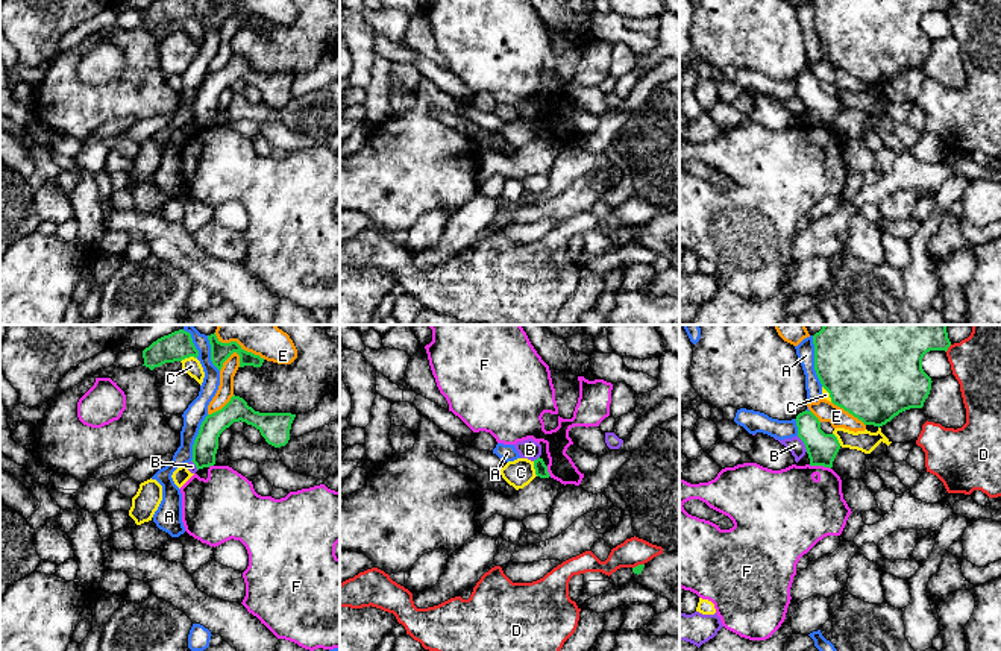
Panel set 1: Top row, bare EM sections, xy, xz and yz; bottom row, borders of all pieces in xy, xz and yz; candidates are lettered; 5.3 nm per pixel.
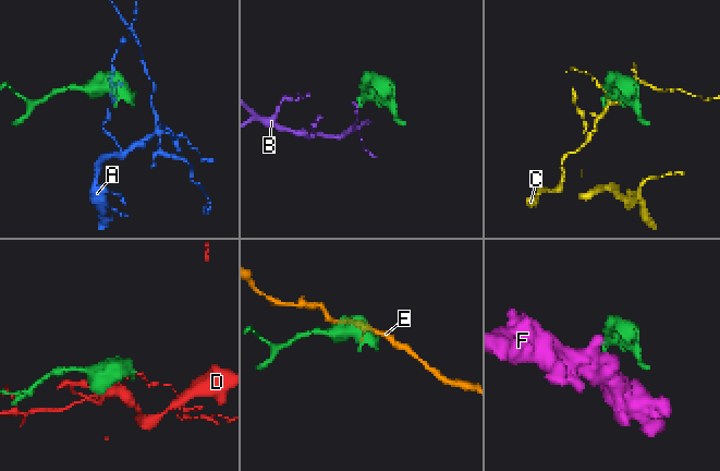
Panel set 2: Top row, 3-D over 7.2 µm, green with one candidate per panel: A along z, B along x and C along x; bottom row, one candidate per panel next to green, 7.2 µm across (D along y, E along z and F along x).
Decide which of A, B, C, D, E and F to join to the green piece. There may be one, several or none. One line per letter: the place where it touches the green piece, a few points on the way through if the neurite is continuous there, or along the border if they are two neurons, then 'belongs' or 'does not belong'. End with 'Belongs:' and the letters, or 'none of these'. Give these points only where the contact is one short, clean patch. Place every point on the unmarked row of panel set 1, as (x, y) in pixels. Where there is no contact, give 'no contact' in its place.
A: meets green in xy at (196, 97); does not belong
B: meets green in yz at (804, 103); border along yz (797, 96), (807, 111); does not belong
C: meets green in xy at (188, 17); does not belong
D: meets green in xz at (639, 225); does not belong
E: meets green in xy at (225, 20); does not belong
F: meets green in yz at (819, 125); border along yz (809, 125), (822, 125), (830, 129); does not belong
Belongs: none of these

